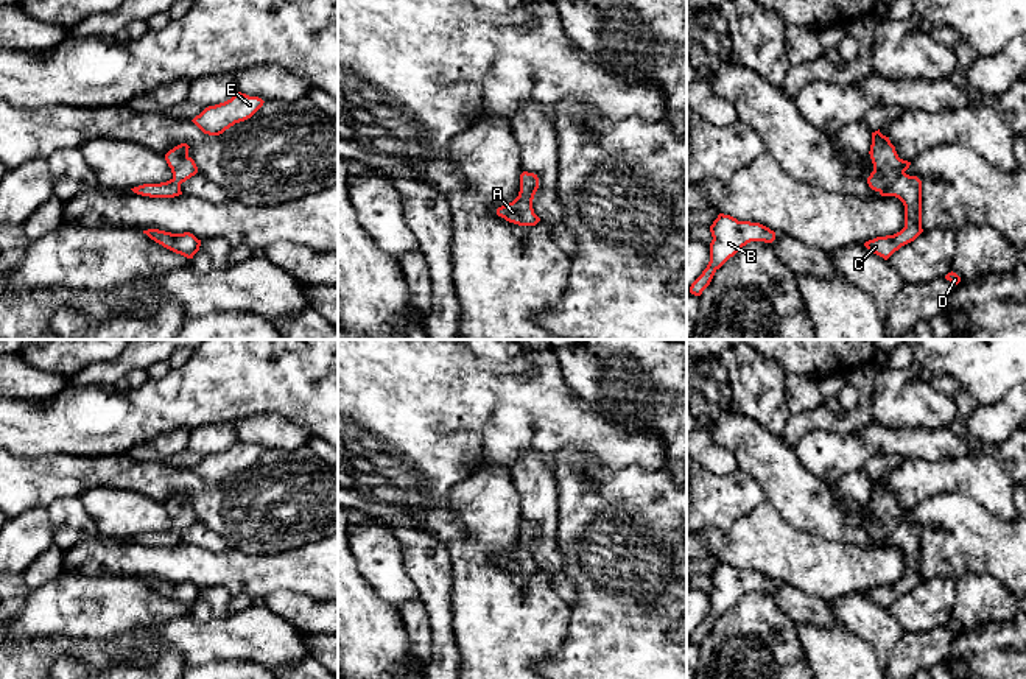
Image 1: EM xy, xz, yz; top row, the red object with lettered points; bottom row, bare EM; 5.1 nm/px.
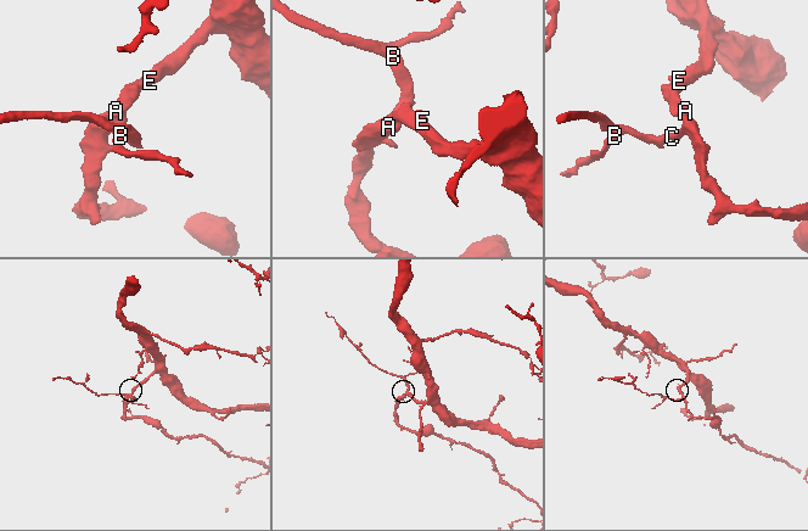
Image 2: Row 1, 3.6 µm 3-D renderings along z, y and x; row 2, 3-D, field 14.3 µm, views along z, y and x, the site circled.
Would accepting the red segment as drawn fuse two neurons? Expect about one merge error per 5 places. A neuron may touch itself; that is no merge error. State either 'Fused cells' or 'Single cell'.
Single cell

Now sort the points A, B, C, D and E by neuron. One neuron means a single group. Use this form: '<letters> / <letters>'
A B C D E

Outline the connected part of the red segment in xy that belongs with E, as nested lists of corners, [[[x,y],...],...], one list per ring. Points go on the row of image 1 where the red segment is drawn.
[[[237,92],[230,100],[206,107],[191,121],[209,135],[220,135],[235,123],[251,118],[262,106],[263,100]]]

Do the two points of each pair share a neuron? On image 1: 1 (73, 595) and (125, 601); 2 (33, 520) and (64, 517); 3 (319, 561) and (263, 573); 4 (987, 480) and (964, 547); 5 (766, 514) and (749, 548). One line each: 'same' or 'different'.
1: same
2: different
3: same
4: different
5: same

